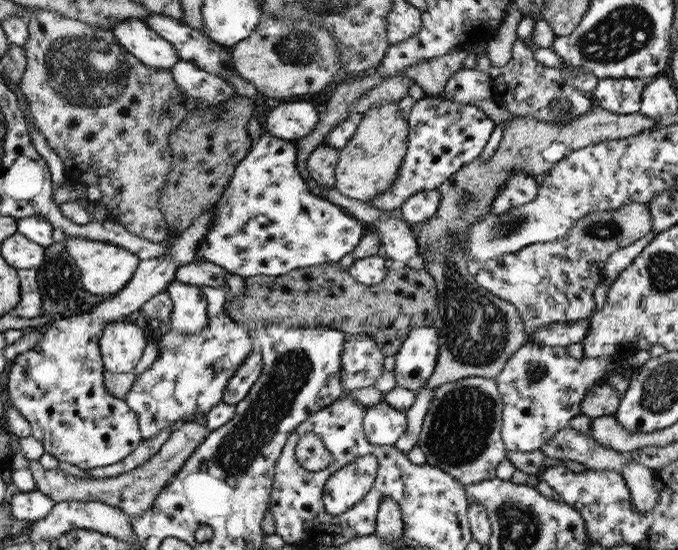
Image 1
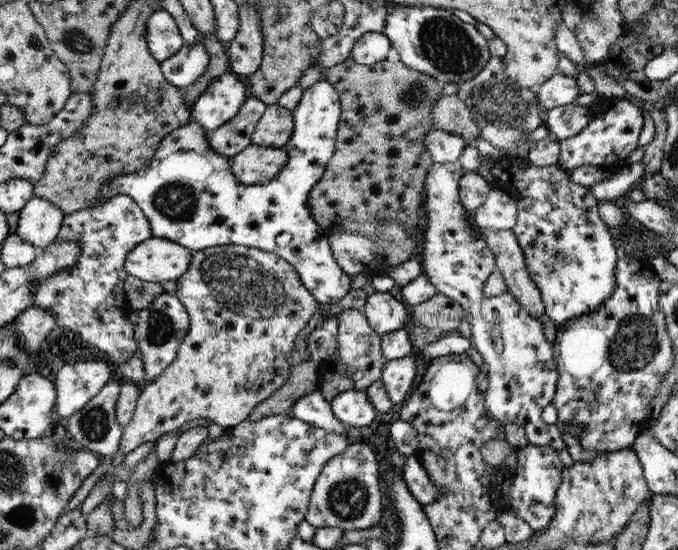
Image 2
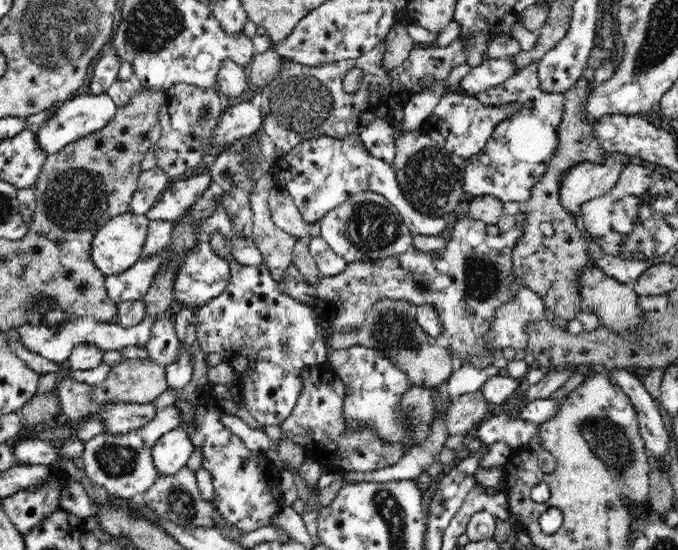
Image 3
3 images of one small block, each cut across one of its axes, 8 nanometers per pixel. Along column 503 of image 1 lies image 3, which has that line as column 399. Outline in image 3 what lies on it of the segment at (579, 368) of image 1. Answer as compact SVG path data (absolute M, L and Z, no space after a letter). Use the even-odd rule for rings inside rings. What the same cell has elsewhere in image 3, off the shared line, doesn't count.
M352 346L347 349L329 349L327 363L342 379L346 386L346 398L344 398L344 412L347 422L347 432L358 430L358 426L365 424L367 428L375 428L381 439L391 444L410 446L408 425L404 421L404 414L399 408L401 396L408 385L414 385L409 376L404 374L397 366L392 364L385 356L366 346Z

